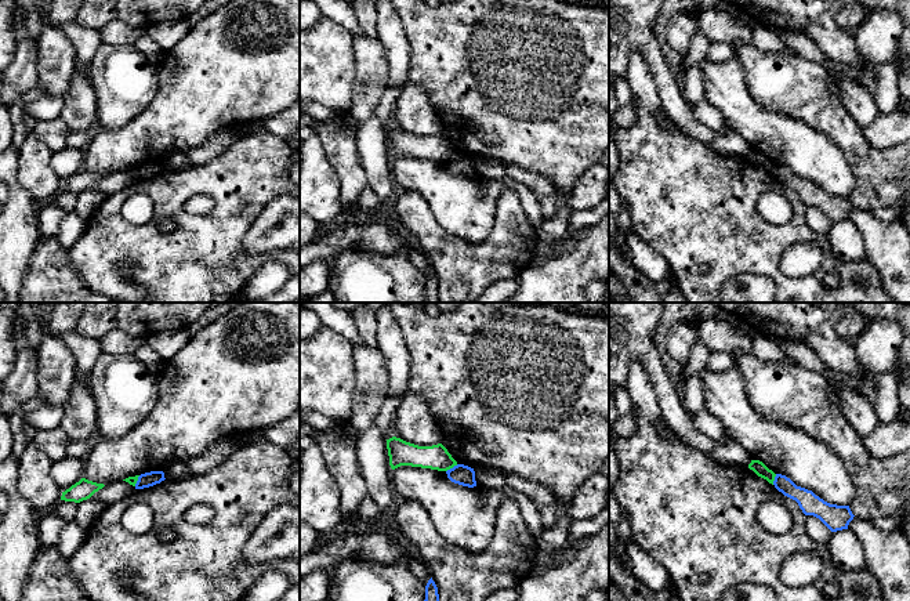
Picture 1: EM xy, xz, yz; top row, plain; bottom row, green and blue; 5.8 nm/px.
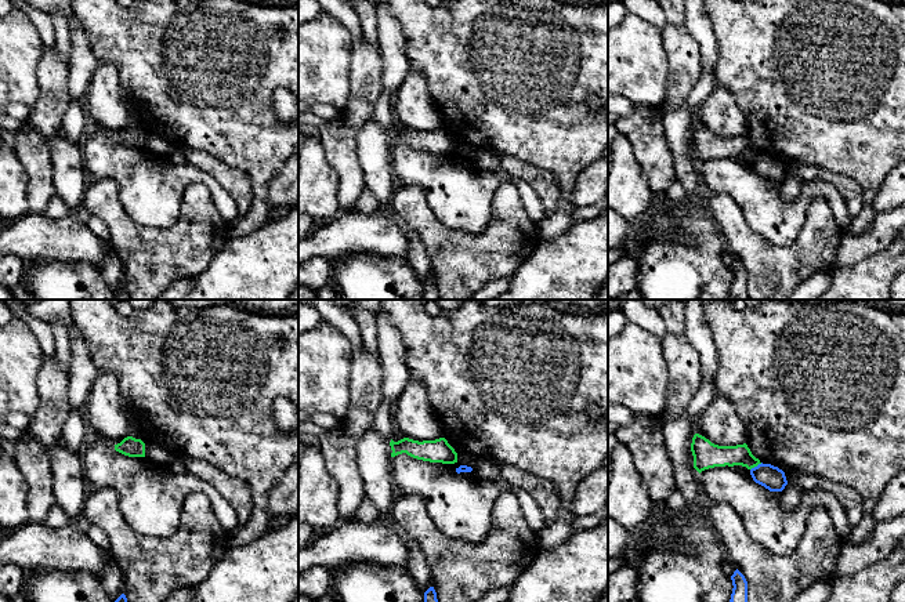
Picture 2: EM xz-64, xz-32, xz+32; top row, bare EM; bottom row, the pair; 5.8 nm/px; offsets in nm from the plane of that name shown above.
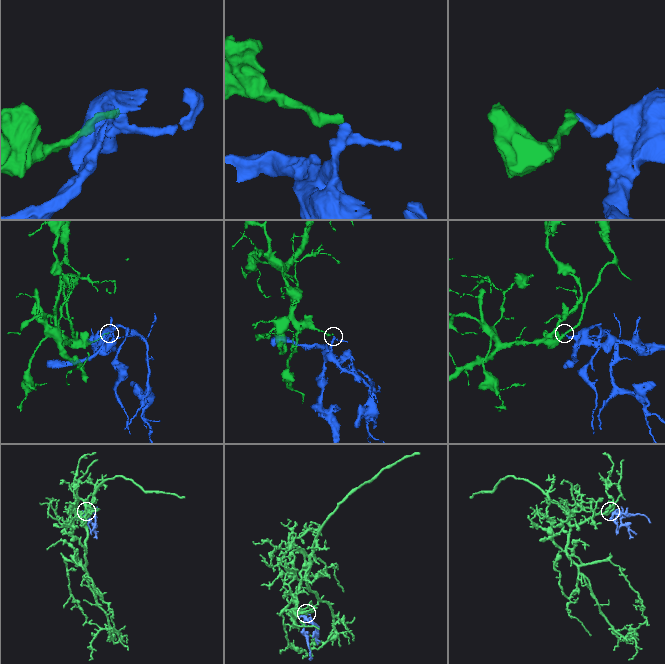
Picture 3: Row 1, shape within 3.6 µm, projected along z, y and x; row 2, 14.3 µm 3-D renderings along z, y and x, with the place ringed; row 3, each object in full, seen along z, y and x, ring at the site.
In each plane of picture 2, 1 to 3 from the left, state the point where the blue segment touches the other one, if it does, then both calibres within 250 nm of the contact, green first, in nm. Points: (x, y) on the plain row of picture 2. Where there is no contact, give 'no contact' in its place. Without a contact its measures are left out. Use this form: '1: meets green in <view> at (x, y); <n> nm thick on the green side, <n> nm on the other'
1: no contact
2: no contact
3: meets green in xz+32 at (756, 156); 130 nm thick on the green side, 140 nm on the other

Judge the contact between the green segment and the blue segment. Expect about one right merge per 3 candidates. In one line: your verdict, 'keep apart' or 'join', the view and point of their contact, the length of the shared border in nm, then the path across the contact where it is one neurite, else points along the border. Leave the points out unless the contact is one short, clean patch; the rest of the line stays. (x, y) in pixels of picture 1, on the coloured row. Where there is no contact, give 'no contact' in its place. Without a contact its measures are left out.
keep apart | xz (452, 467) | 80 nm | along xz (457, 464), (446, 471)

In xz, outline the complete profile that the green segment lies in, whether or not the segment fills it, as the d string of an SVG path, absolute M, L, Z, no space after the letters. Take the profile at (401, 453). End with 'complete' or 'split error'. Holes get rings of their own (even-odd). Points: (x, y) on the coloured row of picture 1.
M392 437L387 439L387 449L389 456L389 466L392 470L400 466L412 466L447 471L457 466L457 461L442 443L432 446L418 446Z; complete

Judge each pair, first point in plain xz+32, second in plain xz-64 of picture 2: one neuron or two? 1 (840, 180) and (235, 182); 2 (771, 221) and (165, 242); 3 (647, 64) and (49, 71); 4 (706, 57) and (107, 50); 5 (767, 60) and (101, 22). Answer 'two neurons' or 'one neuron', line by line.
1: one neuron
2: two neurons
3: two neurons
4: two neurons
5: one neuron

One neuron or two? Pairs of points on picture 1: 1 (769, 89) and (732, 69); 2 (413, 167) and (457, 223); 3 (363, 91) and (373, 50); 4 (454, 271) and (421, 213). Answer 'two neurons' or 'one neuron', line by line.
1: two neurons
2: one neuron
3: one neuron
4: one neuron

